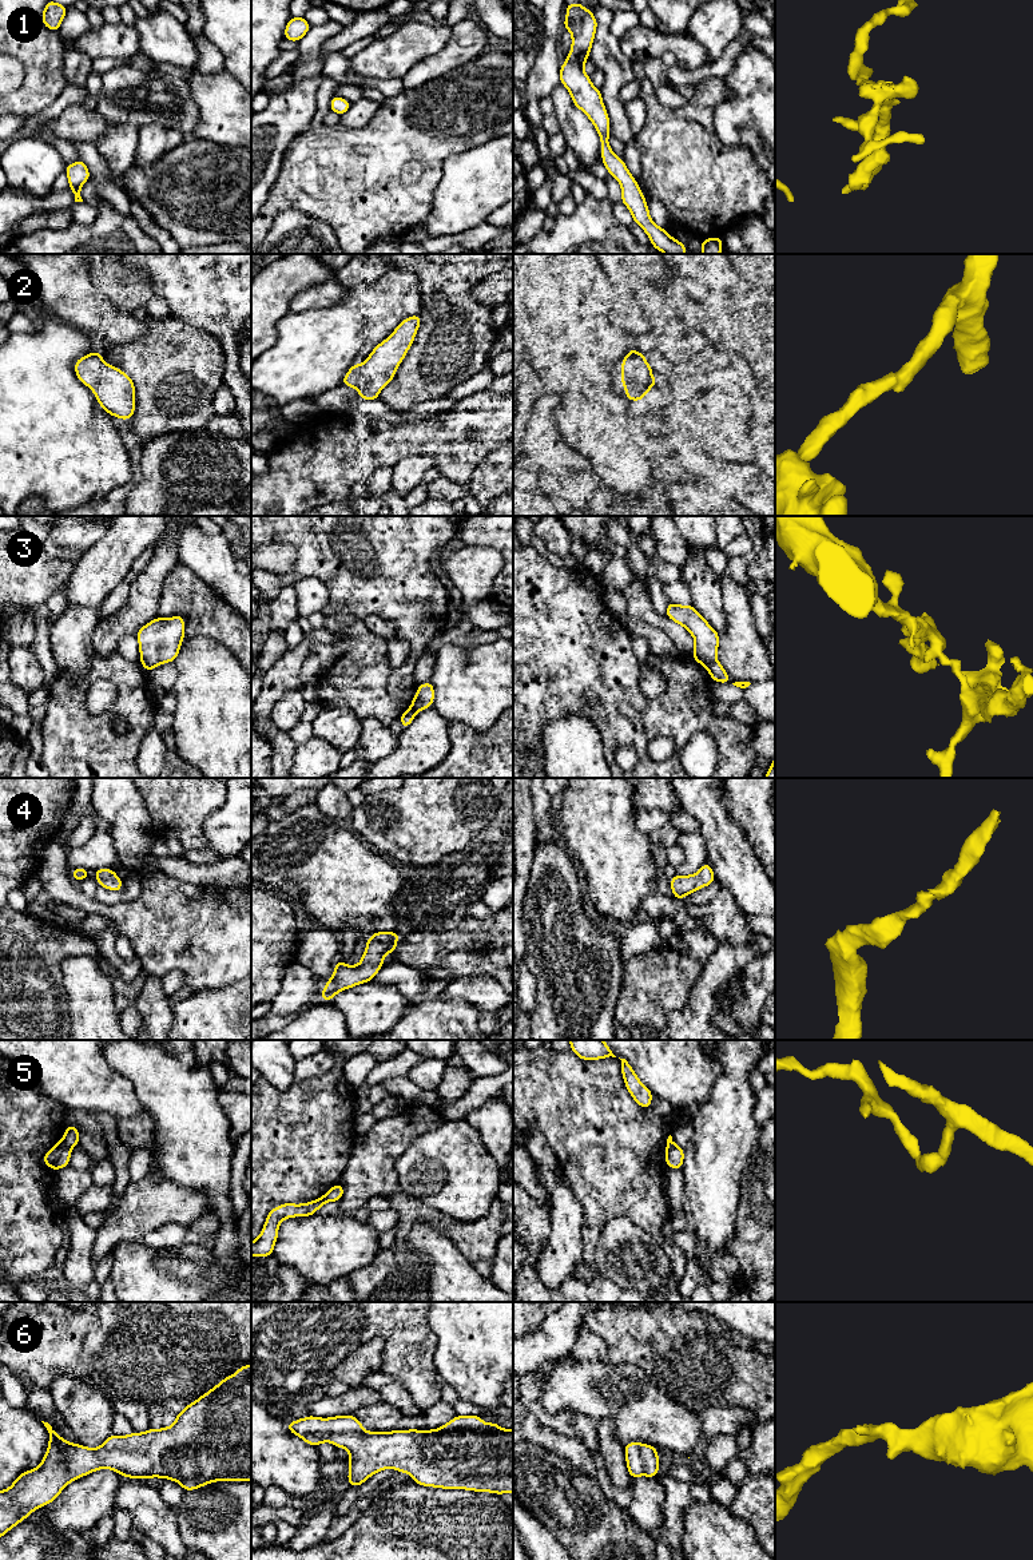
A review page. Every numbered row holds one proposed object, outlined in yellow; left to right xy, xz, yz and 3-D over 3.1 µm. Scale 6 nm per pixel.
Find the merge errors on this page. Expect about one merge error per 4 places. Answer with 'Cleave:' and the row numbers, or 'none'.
Cleave: 3, 5

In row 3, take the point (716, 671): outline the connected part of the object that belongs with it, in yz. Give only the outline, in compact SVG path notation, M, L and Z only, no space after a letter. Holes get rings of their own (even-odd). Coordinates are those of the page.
M718 660L714 662L710 667L707 667L707 670L710 672L711 679L714 679L715 682L731 683L726 670Z

